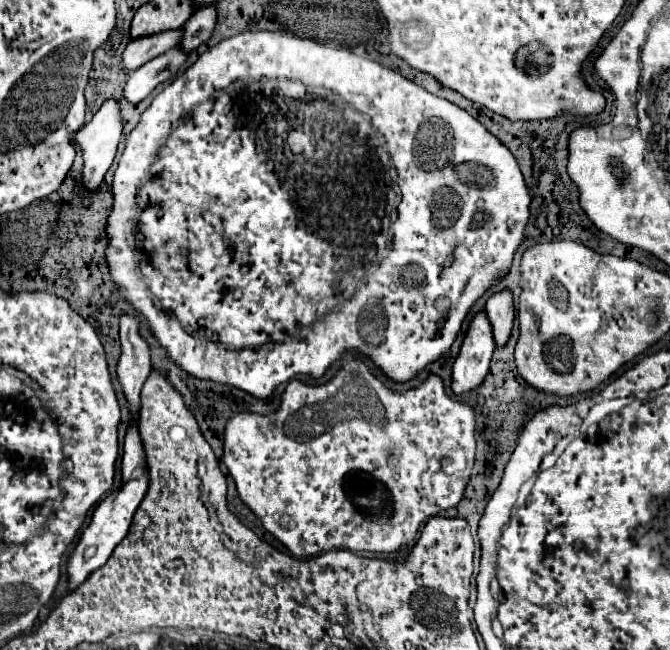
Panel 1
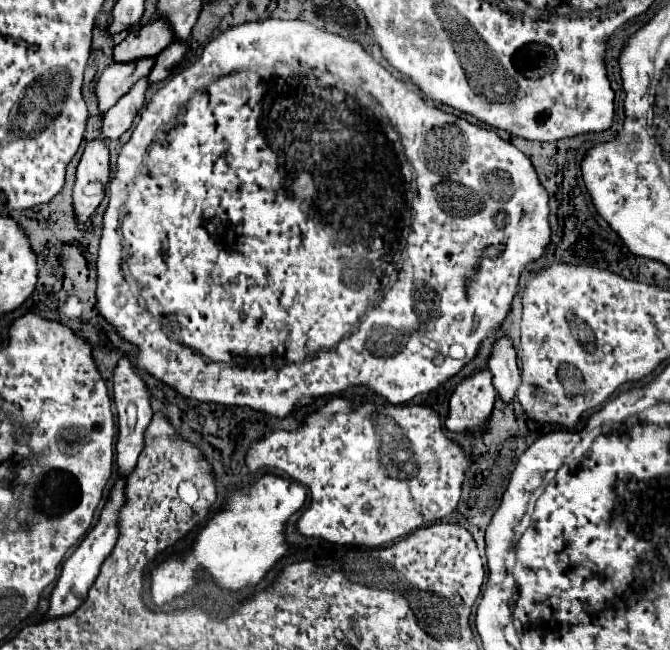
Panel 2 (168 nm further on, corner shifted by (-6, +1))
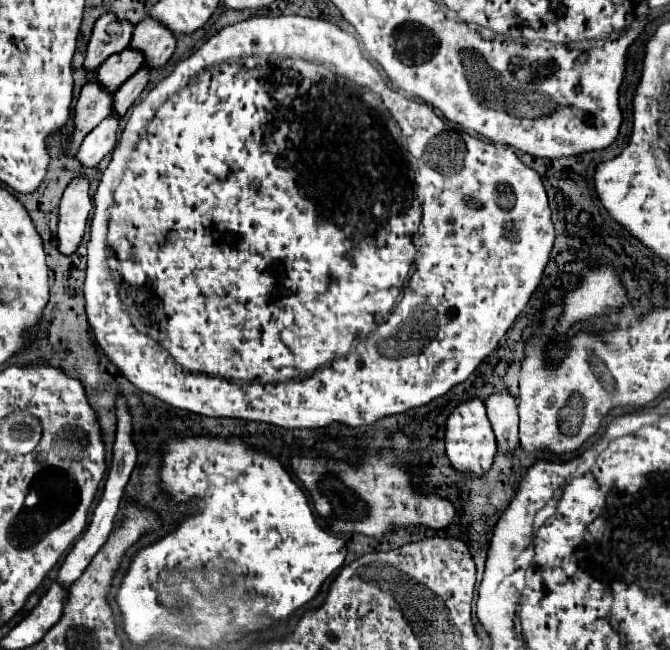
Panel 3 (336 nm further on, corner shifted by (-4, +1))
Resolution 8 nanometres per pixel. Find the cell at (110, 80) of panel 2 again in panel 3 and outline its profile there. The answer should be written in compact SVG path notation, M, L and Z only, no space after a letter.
M90 80L84 84L76 104L74 132L70 136L72 144L68 148L70 154L76 154L84 136L112 112L112 104L114 104L114 94L104 90L98 80Z

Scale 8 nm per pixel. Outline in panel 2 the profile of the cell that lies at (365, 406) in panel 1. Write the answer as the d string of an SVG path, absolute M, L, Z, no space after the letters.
M332 398L328 402L328 406L324 406L318 412L312 412L306 416L306 424L296 430L296 432L286 432L286 430L276 430L266 434L260 442L254 442L246 462L250 466L250 470L258 470L258 468L272 468L272 470L282 470L284 474L288 474L292 480L300 482L304 488L308 488L312 500L310 500L310 508L300 516L298 520L298 530L304 536L312 536L312 538L322 538L326 542L332 544L360 544L360 546L384 546L390 540L398 540L408 536L410 532L422 528L424 524L434 522L436 518L444 518L448 516L458 500L460 500L460 488L462 488L462 480L464 480L464 470L466 470L466 458L461 448L446 438L438 414L428 408L428 406L392 406L392 404L374 404L374 402L360 402L360 400L346 400L346 398Z

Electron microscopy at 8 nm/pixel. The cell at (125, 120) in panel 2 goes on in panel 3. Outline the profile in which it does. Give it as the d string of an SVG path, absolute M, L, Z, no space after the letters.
M108 116L104 118L104 122L100 122L82 142L80 150L78 150L78 160L86 166L98 166L100 160L112 152L116 148L116 140L118 140L118 128L120 128L120 116Z

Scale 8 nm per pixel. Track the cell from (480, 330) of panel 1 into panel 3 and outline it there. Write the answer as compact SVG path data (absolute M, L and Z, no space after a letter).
M478 396L460 402L450 412L450 416L446 418L446 438L444 440L446 440L446 454L448 454L448 458L456 470L460 470L460 472L468 470L472 474L484 474L492 466L494 454L498 448L496 448L492 424L486 416L486 406Z

